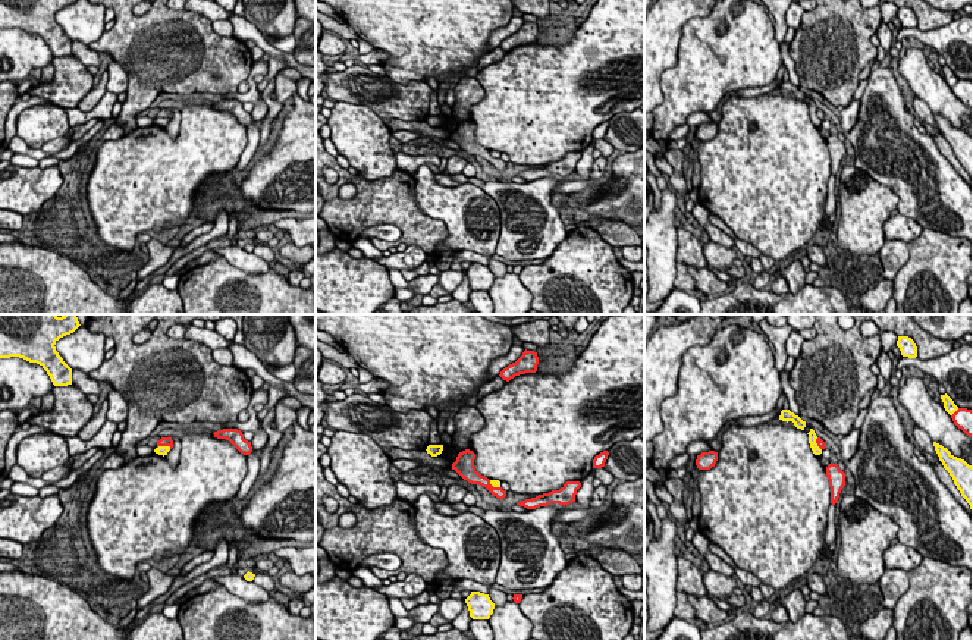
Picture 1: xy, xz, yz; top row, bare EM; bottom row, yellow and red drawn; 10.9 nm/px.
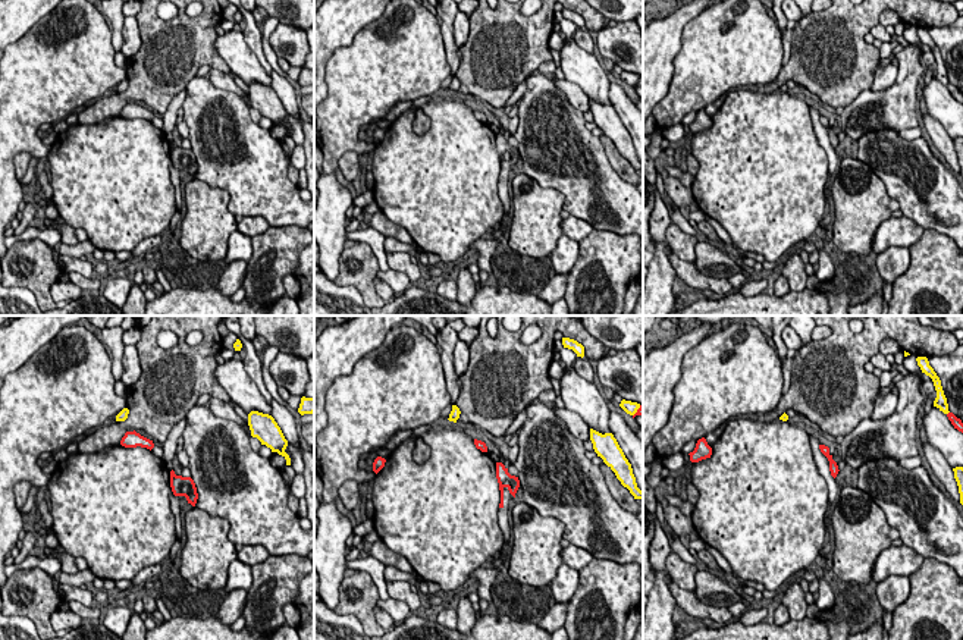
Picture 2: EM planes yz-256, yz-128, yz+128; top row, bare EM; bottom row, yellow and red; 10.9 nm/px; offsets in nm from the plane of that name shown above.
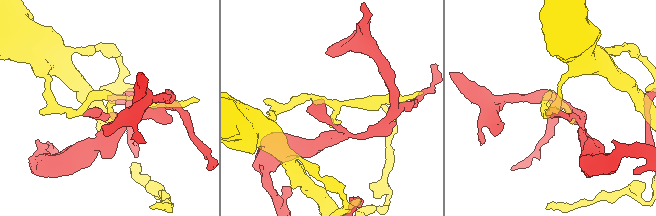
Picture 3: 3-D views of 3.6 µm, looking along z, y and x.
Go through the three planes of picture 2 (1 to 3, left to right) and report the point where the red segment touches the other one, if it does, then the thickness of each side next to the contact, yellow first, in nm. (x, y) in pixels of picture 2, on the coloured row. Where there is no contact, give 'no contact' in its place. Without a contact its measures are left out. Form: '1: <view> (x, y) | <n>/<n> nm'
1: no contact
2: yz-128 (636, 411) | 140/100 nm
3: no contact

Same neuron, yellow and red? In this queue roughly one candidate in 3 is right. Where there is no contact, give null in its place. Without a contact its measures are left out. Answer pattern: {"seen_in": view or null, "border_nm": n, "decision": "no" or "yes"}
{"seen_in": "xy", "border_nm": 160, "decision": "no"}

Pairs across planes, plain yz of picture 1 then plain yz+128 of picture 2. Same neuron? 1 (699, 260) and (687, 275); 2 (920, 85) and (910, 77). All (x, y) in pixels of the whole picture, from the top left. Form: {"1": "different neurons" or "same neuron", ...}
{"1": "different neurons", "2": "different neurons"}

